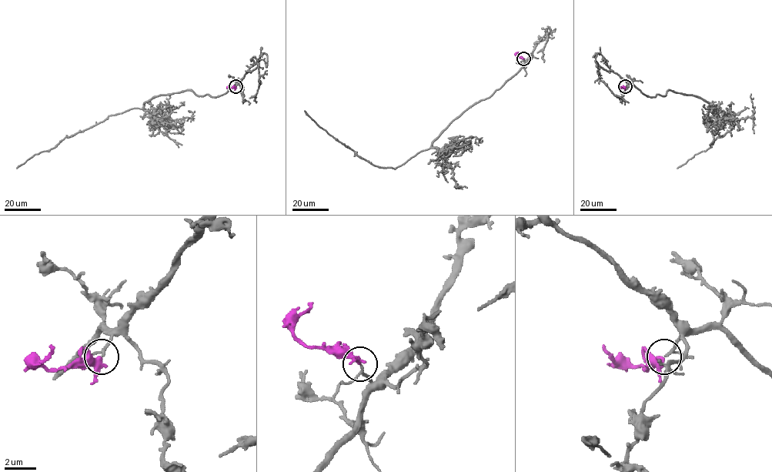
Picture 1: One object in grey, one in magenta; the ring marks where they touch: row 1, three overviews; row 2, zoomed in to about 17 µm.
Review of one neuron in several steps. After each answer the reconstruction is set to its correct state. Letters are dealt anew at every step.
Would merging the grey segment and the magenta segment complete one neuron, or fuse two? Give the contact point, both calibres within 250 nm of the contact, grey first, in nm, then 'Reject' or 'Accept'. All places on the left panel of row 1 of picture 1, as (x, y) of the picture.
Place: (235, 86). Thickness 130 nm (grey) against 300 nm. Accept

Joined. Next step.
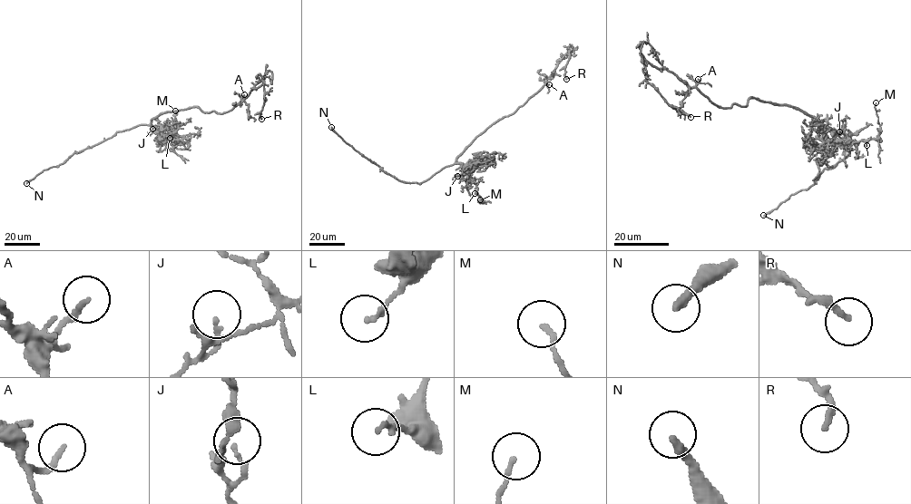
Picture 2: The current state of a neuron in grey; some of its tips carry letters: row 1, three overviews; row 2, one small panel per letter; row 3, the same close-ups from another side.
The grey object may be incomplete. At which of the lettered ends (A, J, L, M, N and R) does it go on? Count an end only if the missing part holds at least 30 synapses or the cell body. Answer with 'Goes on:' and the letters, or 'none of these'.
Goes on: N

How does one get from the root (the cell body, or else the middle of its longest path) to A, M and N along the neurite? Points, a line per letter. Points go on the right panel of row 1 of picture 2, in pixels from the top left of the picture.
A: (786, 105), (750, 97), (746, 105), (734, 103), (720, 108), (696, 88), (698, 79)
M: (786, 105), (814, 117), (824, 132), (825, 140), (833, 142), (876, 139), (880, 128), (876, 102)
N: (786, 105), (849, 136), (850, 151), (825, 168), (809, 188), (763, 215)

